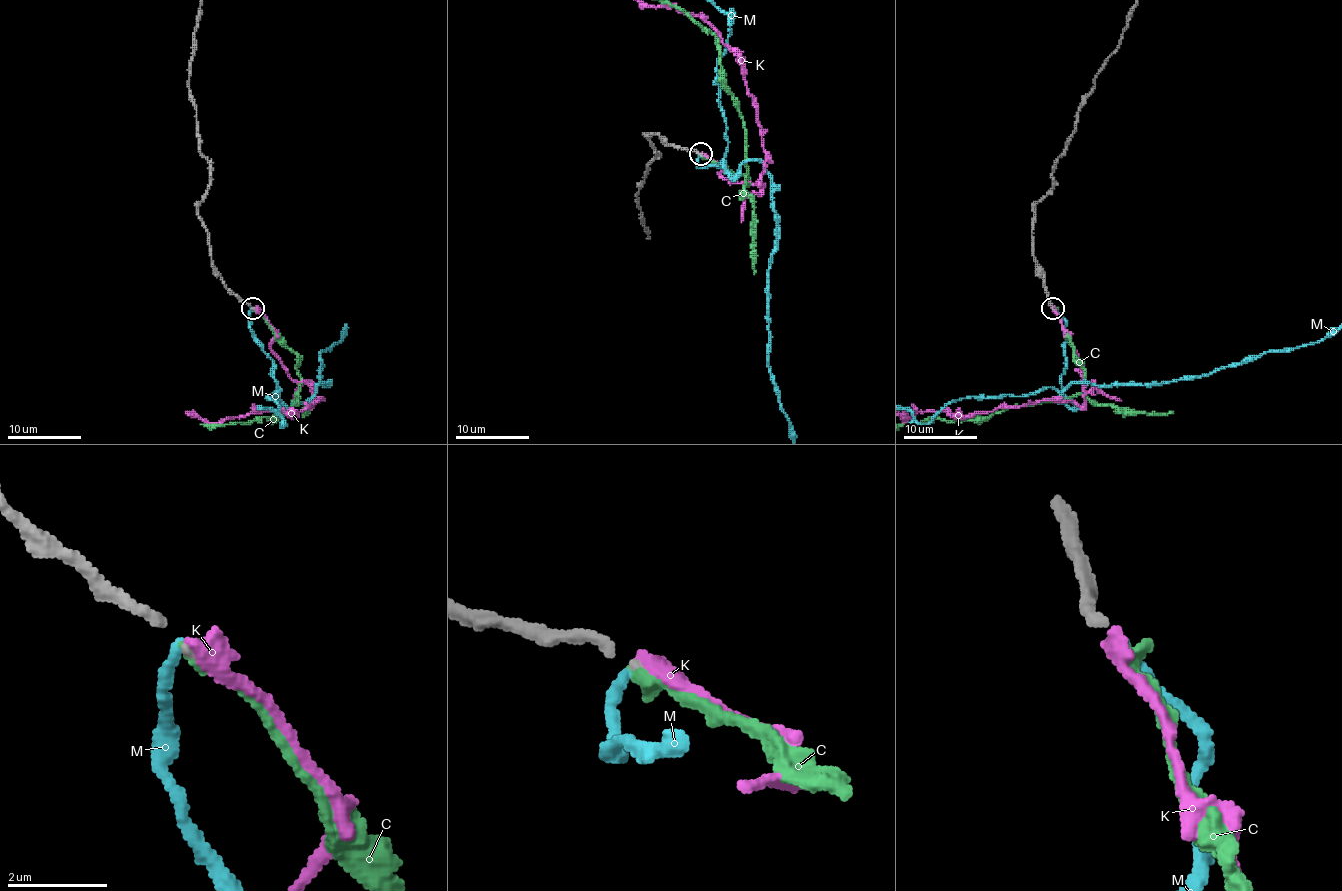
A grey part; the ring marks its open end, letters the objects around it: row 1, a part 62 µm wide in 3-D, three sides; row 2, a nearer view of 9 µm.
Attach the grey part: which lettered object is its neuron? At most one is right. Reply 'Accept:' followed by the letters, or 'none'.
Accept: C

